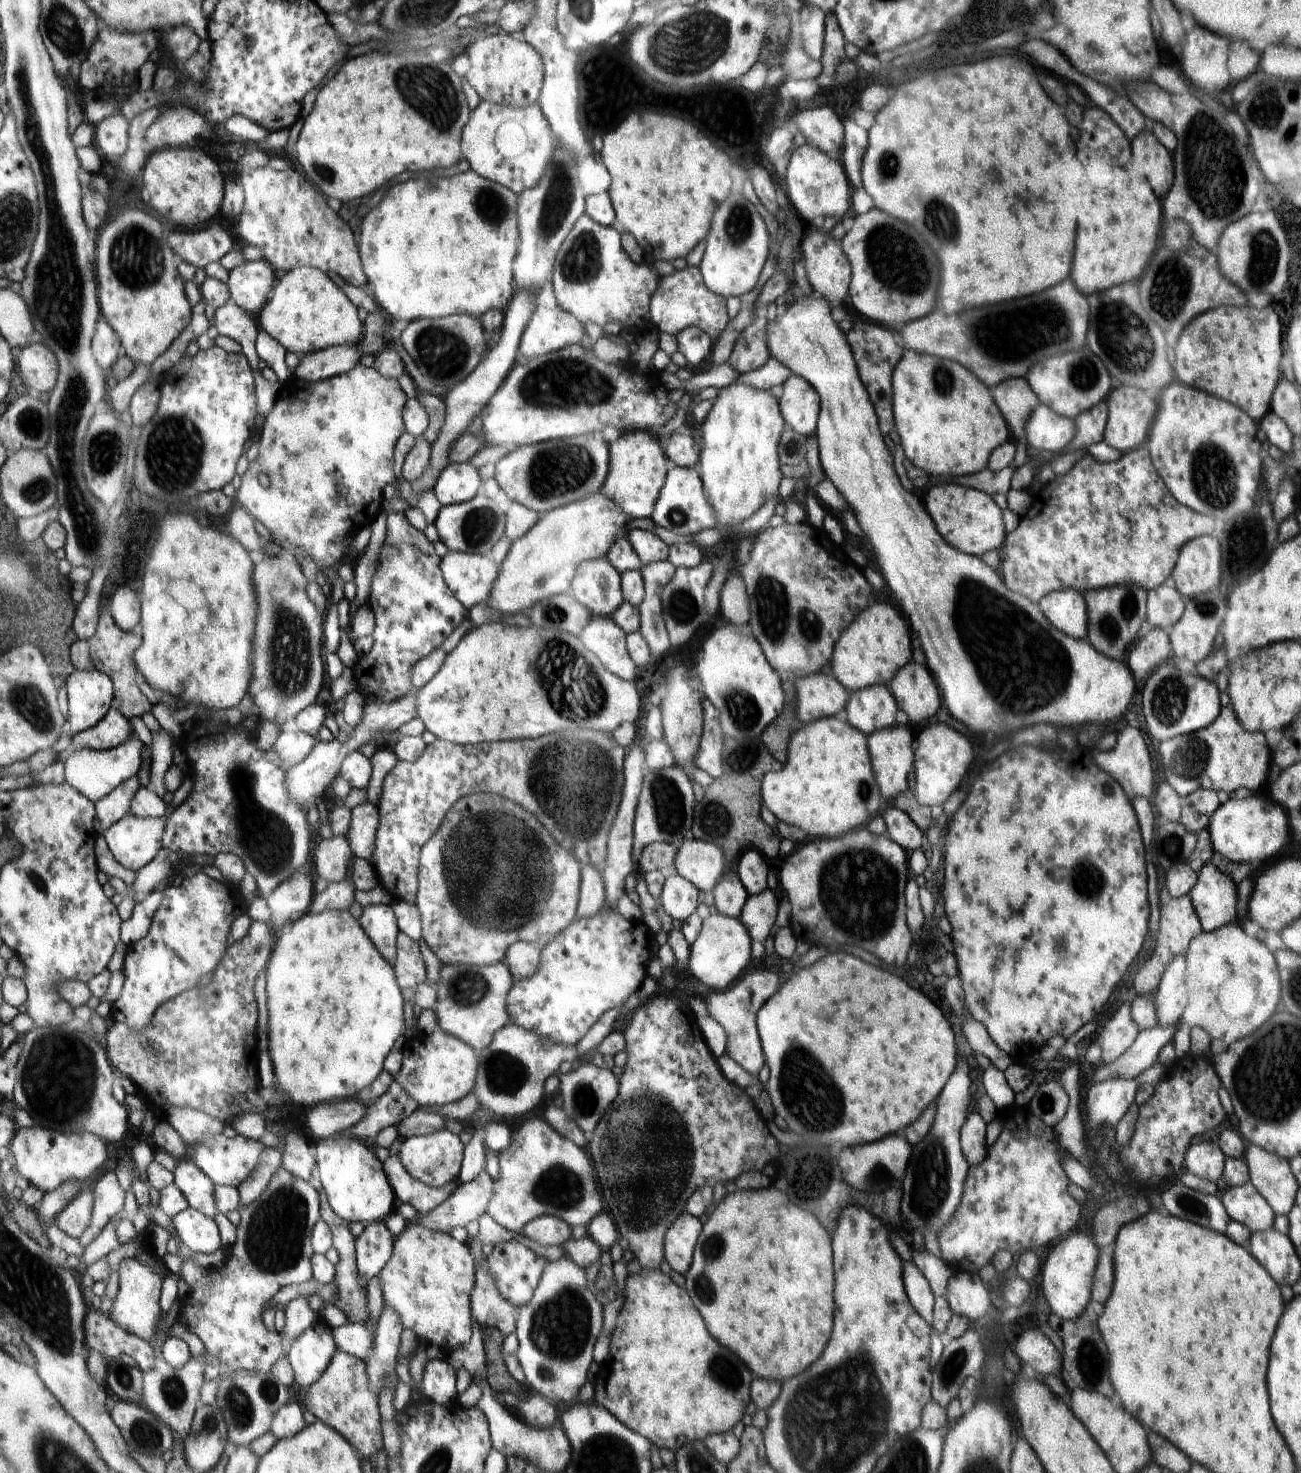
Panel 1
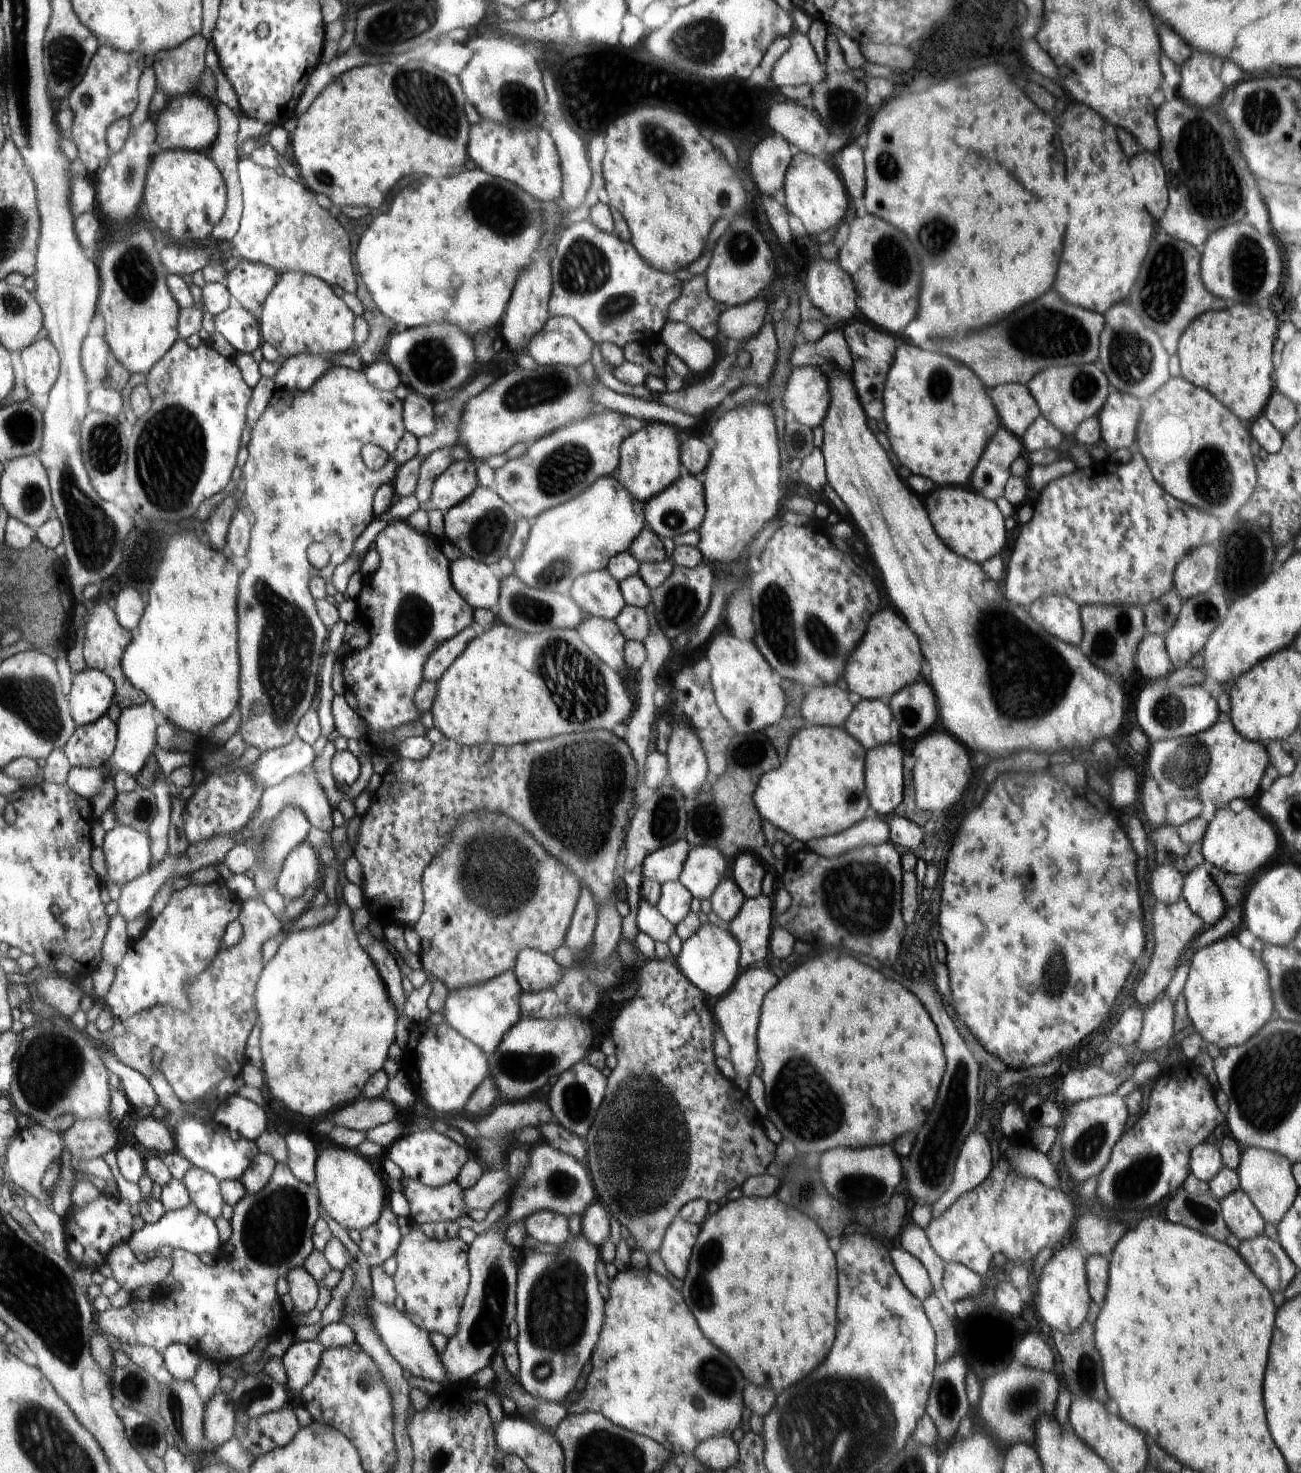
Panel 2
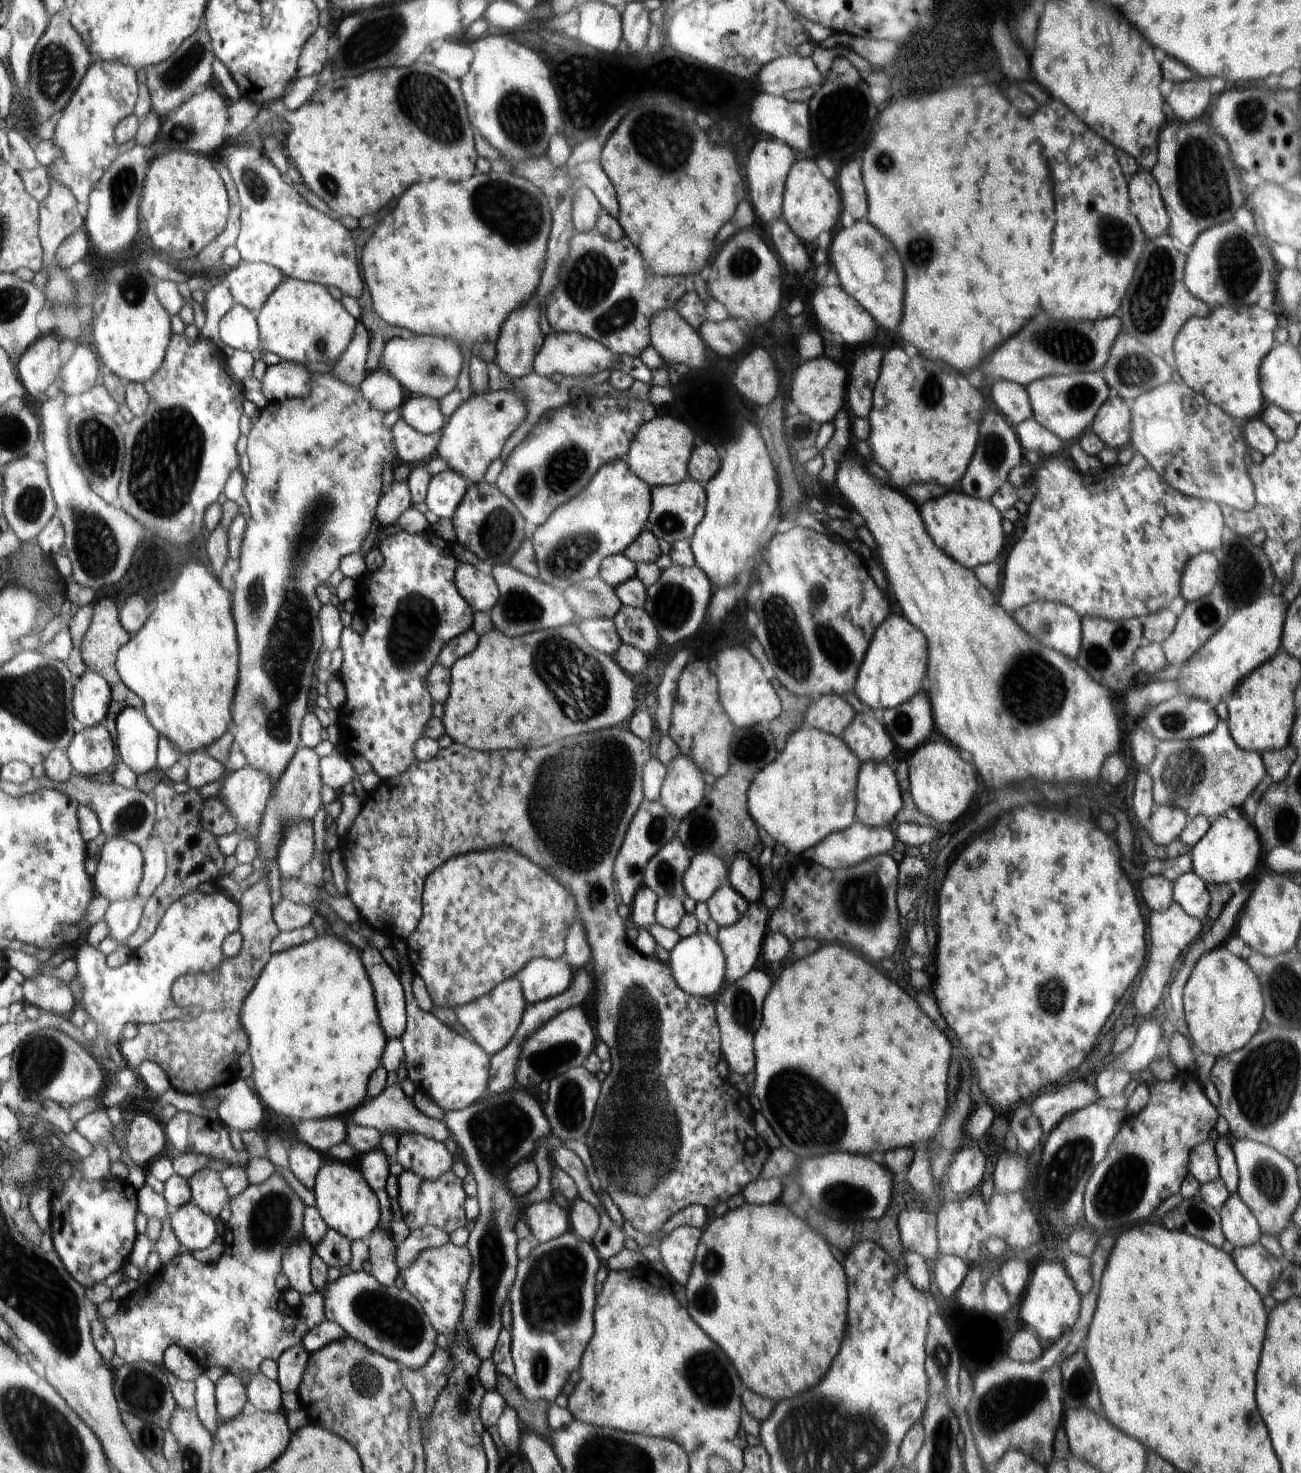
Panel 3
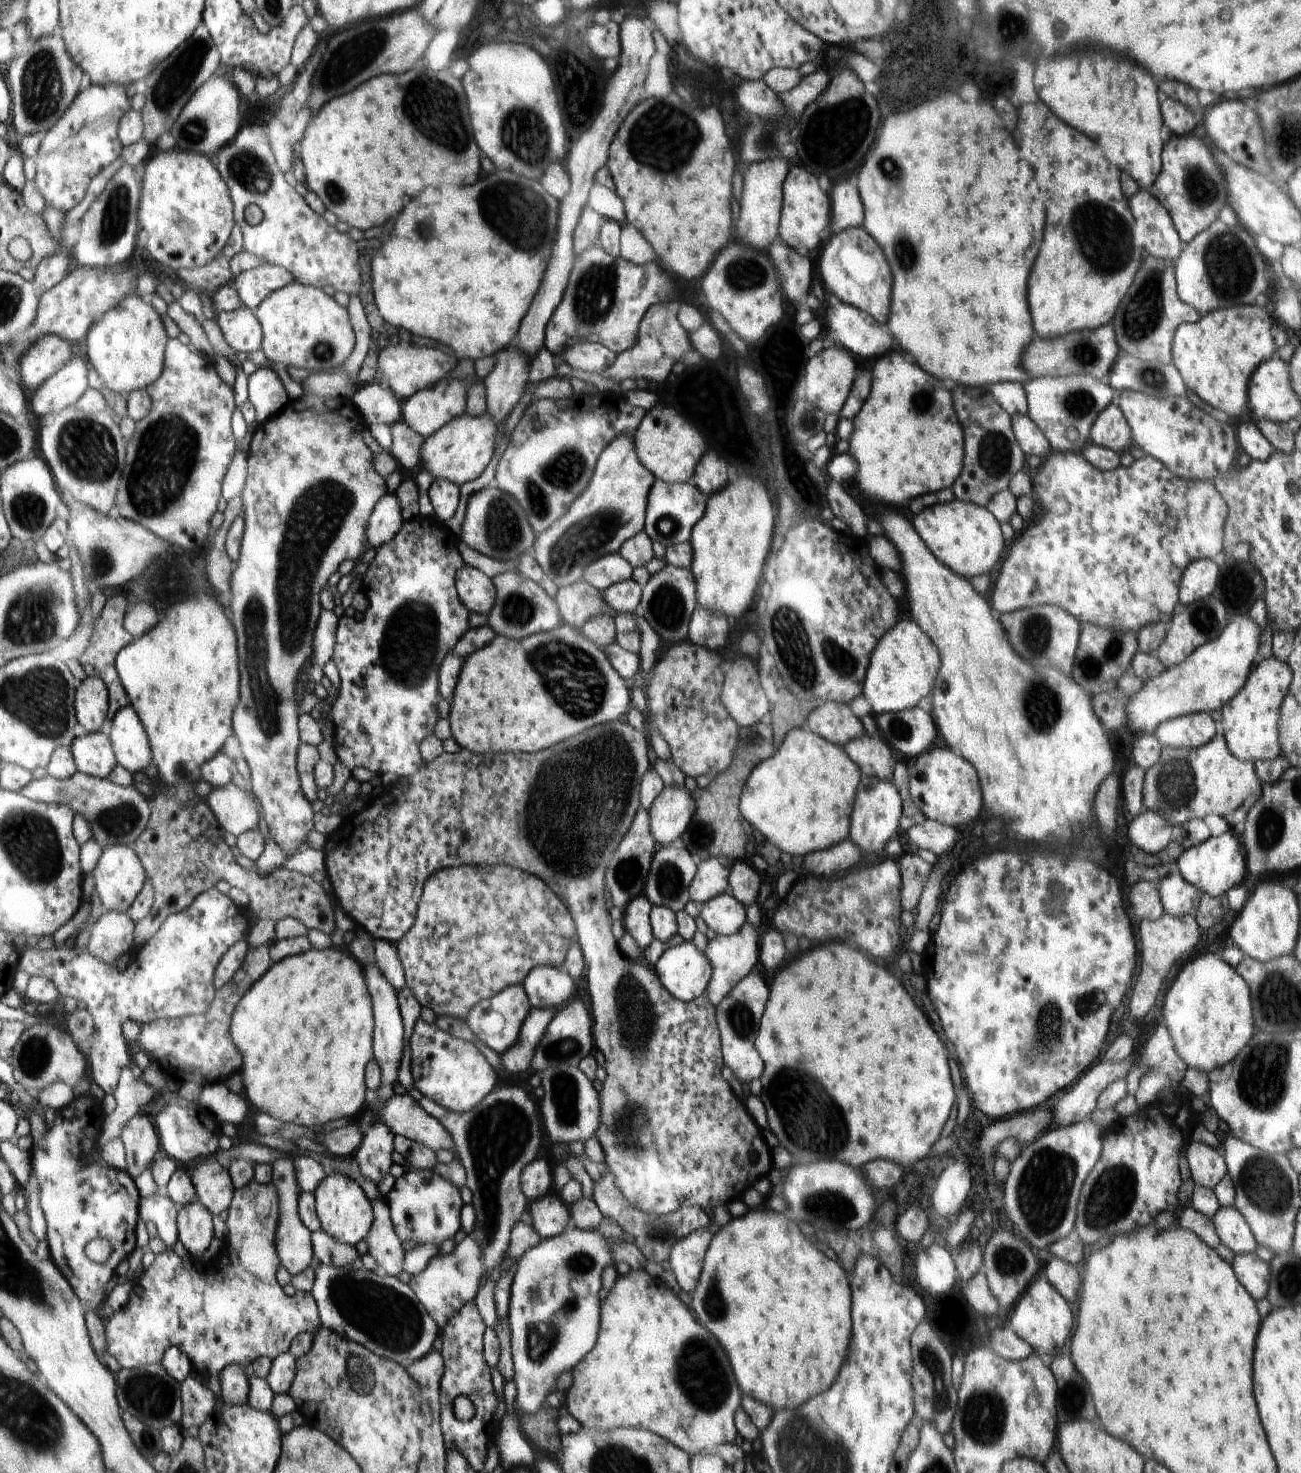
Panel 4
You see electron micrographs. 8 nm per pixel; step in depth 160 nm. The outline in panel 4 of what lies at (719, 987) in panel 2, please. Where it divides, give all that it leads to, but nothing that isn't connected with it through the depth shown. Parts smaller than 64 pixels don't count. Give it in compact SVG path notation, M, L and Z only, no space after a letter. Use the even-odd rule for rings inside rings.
M691 941L666 947L654 967L668 992L687 1002L706 994L714 974L707 954L700 952Z

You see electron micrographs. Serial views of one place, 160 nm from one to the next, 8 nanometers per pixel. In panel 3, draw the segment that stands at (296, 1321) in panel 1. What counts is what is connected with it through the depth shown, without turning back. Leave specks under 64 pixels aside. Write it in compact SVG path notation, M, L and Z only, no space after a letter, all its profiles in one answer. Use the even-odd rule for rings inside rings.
M302 1240L283 1256L283 1271L289 1280L289 1286L301 1295L315 1290L311 1281L311 1262L314 1253L310 1241Z

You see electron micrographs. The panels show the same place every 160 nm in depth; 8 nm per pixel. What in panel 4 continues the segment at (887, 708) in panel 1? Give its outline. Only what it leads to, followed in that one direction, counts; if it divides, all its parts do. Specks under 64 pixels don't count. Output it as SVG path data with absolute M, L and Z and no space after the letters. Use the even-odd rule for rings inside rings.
M865 733L860 738L856 738L844 744L843 749L847 755L861 769L866 776L876 776L880 780L890 780L892 778L892 768L890 768L890 748L881 740L870 738L870 734Z

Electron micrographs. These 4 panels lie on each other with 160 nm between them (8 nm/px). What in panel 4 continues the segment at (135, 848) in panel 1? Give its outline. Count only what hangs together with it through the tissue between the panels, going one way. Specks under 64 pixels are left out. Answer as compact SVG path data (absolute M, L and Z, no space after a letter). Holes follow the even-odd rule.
M116 844L105 848L102 861L95 873L95 883L100 899L107 911L130 912L148 879L144 859L138 856L134 846Z

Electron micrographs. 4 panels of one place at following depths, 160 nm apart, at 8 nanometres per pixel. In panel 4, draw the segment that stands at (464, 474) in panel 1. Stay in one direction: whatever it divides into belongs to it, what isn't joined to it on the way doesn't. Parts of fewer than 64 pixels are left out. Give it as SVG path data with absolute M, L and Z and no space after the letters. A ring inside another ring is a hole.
M433 480L428 490L428 498L432 504L434 515L439 520L450 520L458 508L460 500L460 485L453 481Z

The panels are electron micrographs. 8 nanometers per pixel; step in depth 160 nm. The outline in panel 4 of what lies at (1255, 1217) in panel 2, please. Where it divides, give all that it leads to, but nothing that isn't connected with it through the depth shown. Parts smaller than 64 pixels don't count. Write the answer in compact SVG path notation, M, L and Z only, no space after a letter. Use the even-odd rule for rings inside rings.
M1232 1206L1220 1207L1214 1215L1213 1223L1219 1241L1237 1254L1252 1254L1258 1248L1258 1243L1244 1220L1244 1217Z

